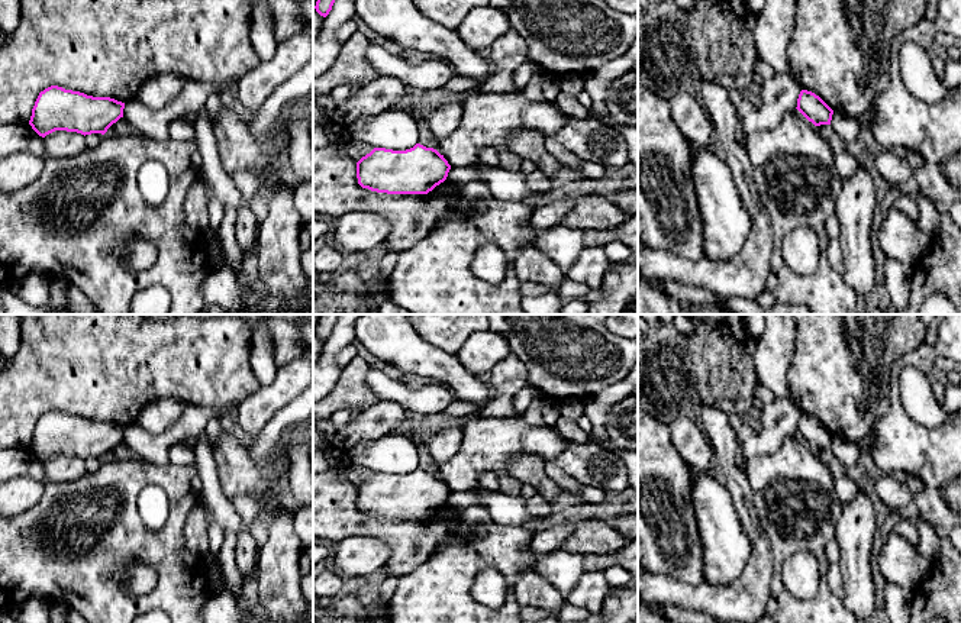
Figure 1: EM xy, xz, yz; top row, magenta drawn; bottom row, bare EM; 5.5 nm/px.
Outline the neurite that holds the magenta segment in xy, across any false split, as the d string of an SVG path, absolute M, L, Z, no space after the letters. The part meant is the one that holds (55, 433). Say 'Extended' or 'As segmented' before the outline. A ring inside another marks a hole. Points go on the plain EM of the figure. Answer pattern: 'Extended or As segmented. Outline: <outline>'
As segmented. Outline: M51 410L39 417L29 449L42 462L67 455L81 459L101 458L123 442L125 427L110 422L93 422Z

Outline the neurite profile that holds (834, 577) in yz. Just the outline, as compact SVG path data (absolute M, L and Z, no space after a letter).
M829 564L825 580L829 584L831 590L839 597L845 597L845 584L842 580L842 572L839 564Z

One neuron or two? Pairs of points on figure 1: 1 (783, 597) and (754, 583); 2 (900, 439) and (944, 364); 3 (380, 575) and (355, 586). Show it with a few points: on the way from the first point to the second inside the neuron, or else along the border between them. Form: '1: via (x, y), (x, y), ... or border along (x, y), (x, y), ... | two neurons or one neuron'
1: border along (773, 558), (770, 597), (766, 607) | two neurons
2: border along (937, 355), (934, 367) | two neurons
3: via (374, 578), (361, 581) | one neuron

